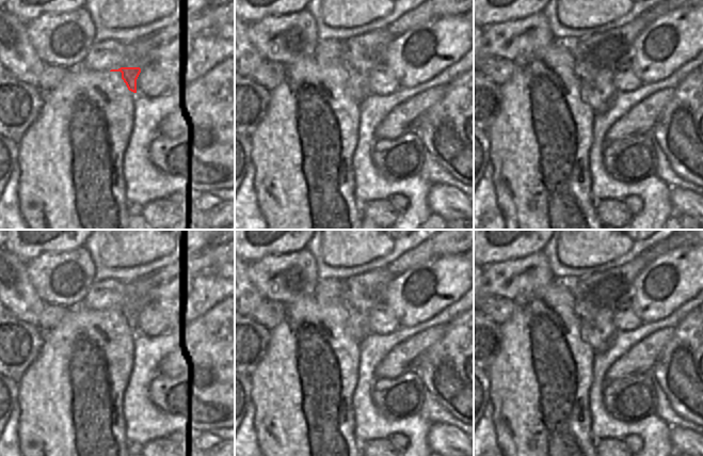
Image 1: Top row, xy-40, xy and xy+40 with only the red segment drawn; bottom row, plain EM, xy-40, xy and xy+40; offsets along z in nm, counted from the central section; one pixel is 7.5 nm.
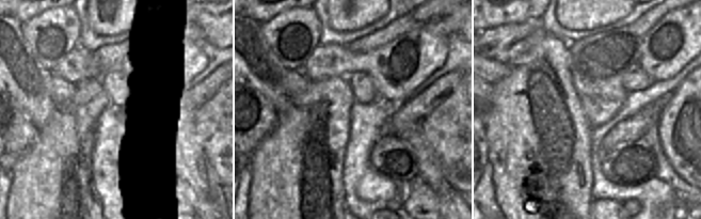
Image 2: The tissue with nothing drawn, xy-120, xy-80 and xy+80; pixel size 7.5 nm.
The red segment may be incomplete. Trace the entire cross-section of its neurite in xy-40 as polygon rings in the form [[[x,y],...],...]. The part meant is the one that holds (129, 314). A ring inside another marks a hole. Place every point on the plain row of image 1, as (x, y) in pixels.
[[[121,306],[118,309],[111,309],[110,311],[121,311],[122,318],[126,323],[128,329],[137,332],[137,318],[141,312],[140,306]]]

